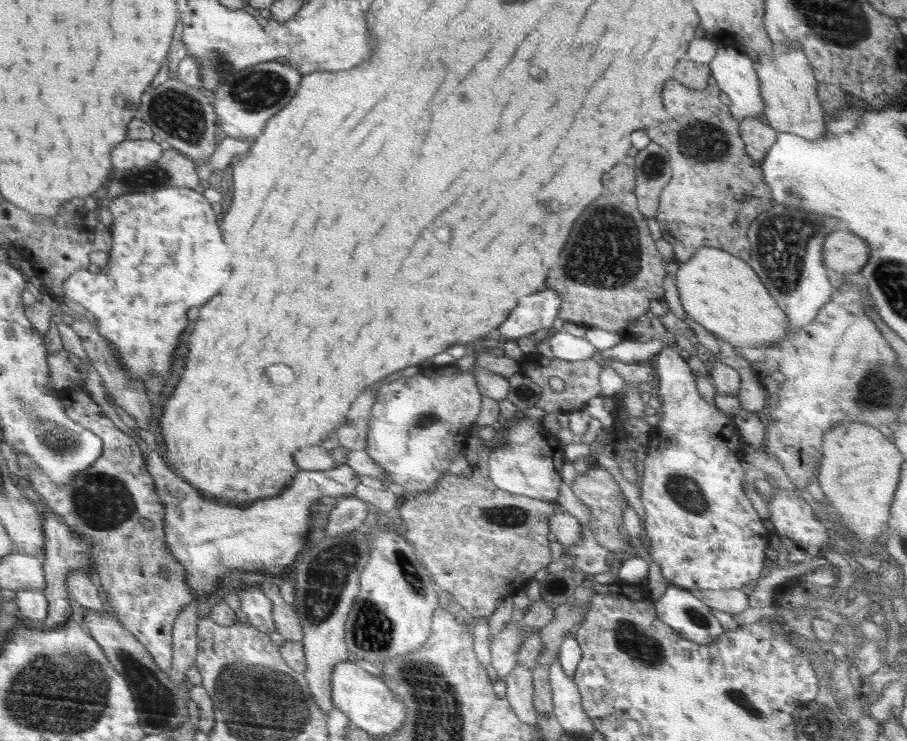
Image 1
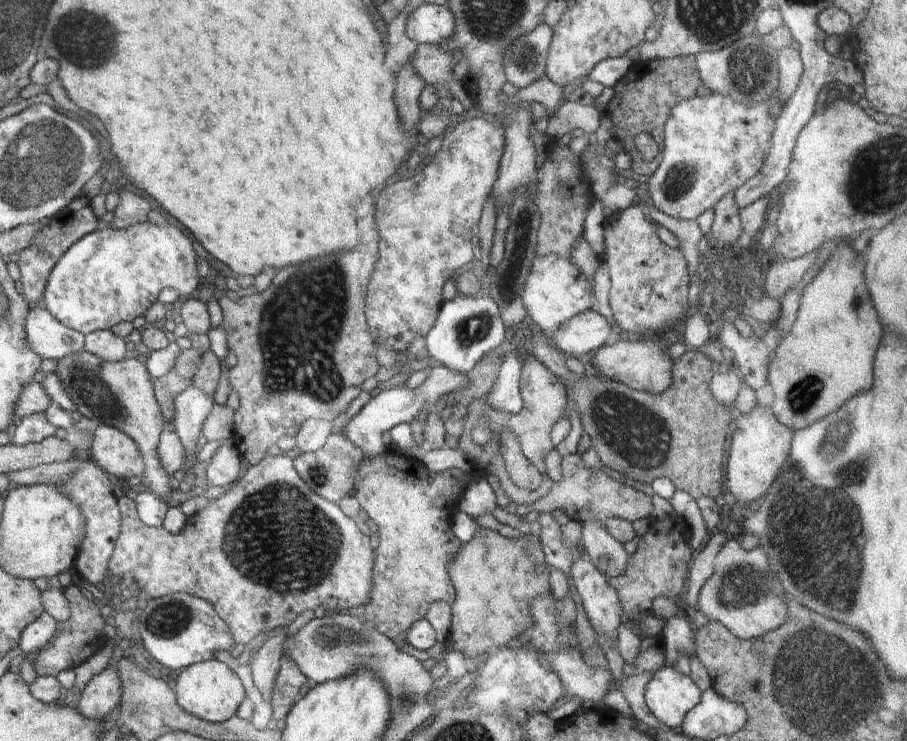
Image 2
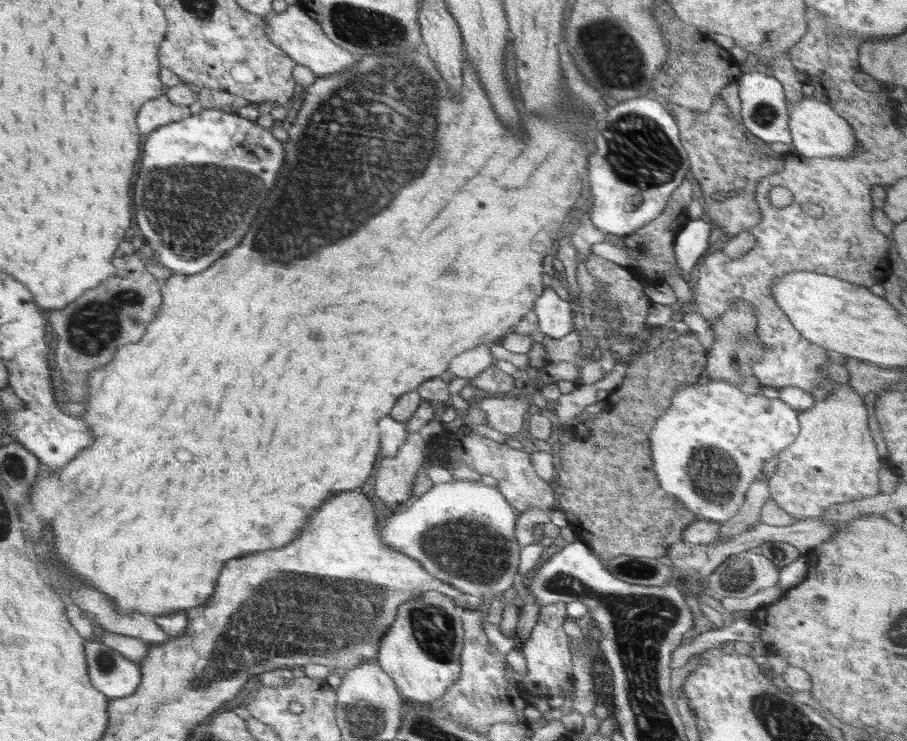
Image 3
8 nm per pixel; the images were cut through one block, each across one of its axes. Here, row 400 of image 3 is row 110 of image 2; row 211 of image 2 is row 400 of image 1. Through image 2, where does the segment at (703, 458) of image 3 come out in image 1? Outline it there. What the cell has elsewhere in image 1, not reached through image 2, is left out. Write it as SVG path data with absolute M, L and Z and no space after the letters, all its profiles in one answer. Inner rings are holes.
M665 347L660 350L660 353L654 359L654 372L656 374L655 391L656 396L659 397L661 406L659 407L659 415L653 420L654 430L650 432L650 438L646 448L640 455L641 458L641 503L644 507L645 520L642 522L643 534L648 536L648 548L647 557L648 560L658 563L658 568L662 576L672 585L683 588L684 590L695 589L741 589L744 584L748 584L751 580L761 578L762 569L764 569L764 560L766 560L766 549L769 548L769 542L766 538L766 526L764 526L763 518L758 515L756 507L750 503L750 497L744 493L747 490L745 480L745 469L747 465L743 463L744 451L742 446L745 446L742 442L742 437L736 429L736 423L734 419L724 413L721 409L718 409L715 404L709 404L700 395L697 385L697 379L692 374L689 364L680 356L675 347Z

